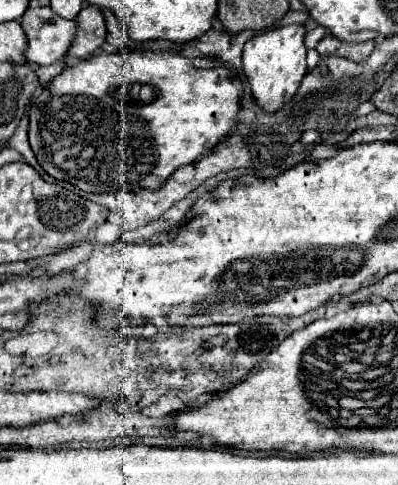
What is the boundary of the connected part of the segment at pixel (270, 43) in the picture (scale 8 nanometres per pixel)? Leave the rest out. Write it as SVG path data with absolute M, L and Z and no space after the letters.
M281 26L253 36L243 48L243 72L249 80L251 96L269 114L279 112L283 104L295 96L303 76L307 74L307 48L303 40L305 26Z

